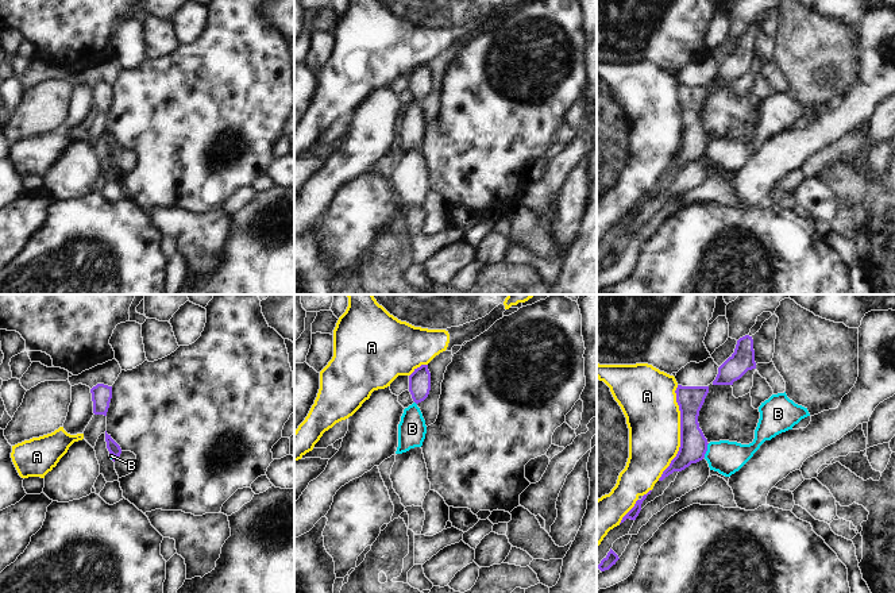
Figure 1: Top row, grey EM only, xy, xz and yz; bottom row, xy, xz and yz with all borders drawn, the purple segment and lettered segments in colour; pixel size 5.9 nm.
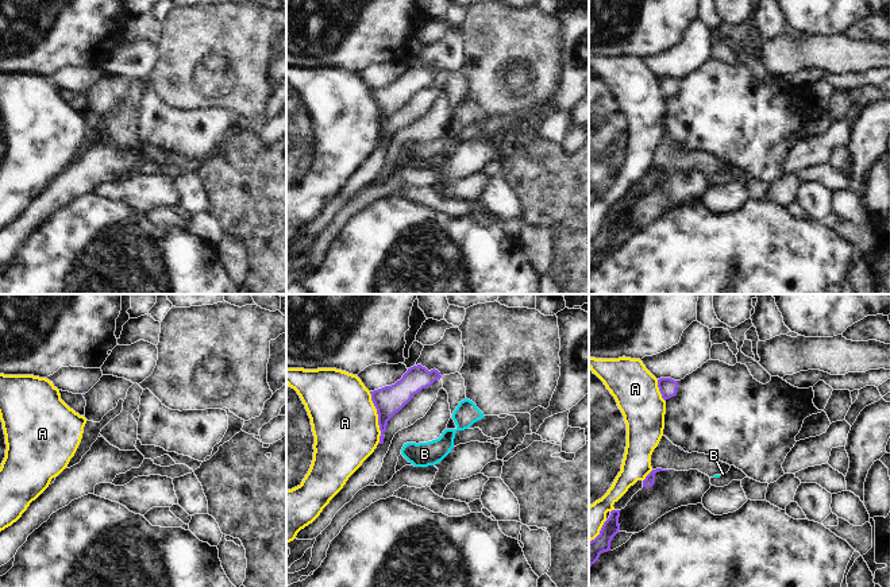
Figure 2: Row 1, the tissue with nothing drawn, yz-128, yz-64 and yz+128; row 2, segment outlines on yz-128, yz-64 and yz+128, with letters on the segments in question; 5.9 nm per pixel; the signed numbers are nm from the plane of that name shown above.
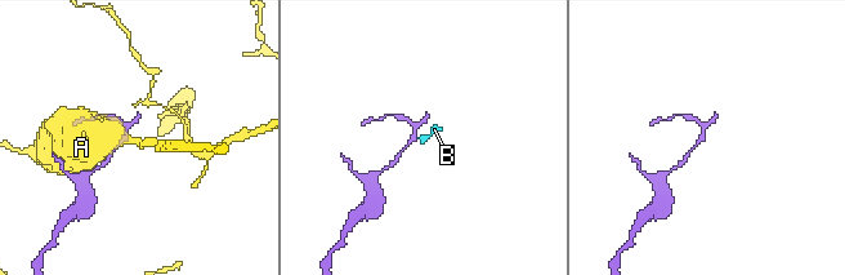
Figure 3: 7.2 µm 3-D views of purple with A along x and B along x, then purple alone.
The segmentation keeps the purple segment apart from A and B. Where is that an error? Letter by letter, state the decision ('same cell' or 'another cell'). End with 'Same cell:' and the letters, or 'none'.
A: another cell
B: another cell
Same cell: none

